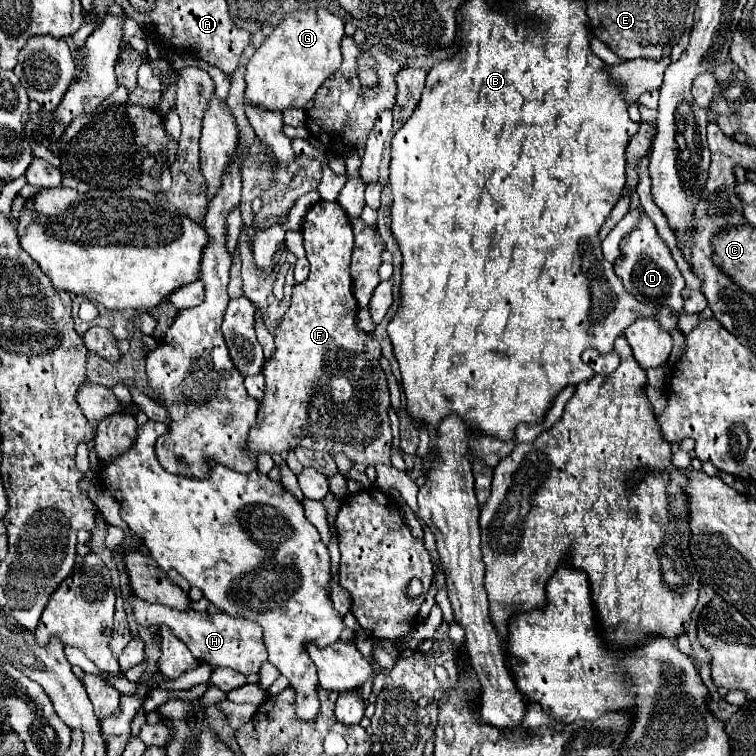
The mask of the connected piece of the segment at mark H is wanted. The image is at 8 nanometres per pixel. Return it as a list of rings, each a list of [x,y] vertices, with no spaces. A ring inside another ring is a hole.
[[[132,596],[130,598],[132,608],[134,608],[134,618],[136,622],[140,622],[142,626],[170,626],[174,630],[174,634],[190,648],[190,652],[194,652],[194,658],[198,658],[200,662],[212,664],[212,666],[226,666],[226,668],[234,668],[242,674],[258,674],[260,666],[266,662],[266,646],[264,646],[264,638],[262,638],[262,626],[254,624],[252,620],[242,620],[242,618],[232,618],[226,616],[224,612],[218,614],[208,614],[208,612],[196,612],[196,610],[174,610],[162,604],[150,604],[142,598]]]

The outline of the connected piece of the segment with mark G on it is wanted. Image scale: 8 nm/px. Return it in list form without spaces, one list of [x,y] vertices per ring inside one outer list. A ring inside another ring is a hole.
[[[300,8],[286,14],[246,66],[246,100],[280,112],[286,108],[304,108],[322,82],[340,68],[342,36],[344,18],[332,14],[328,8]]]

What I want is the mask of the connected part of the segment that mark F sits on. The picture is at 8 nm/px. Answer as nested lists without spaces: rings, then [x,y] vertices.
[[[316,202],[308,208],[302,222],[304,250],[310,262],[310,274],[304,282],[292,286],[292,300],[284,316],[274,330],[276,350],[264,364],[264,398],[258,408],[258,422],[250,428],[246,448],[254,454],[274,454],[296,446],[322,450],[322,452],[344,452],[350,460],[364,466],[390,464],[392,430],[390,430],[390,394],[386,372],[380,366],[380,344],[378,340],[360,330],[356,324],[358,302],[352,294],[350,278],[350,256],[352,256],[352,226],[338,202]]]

